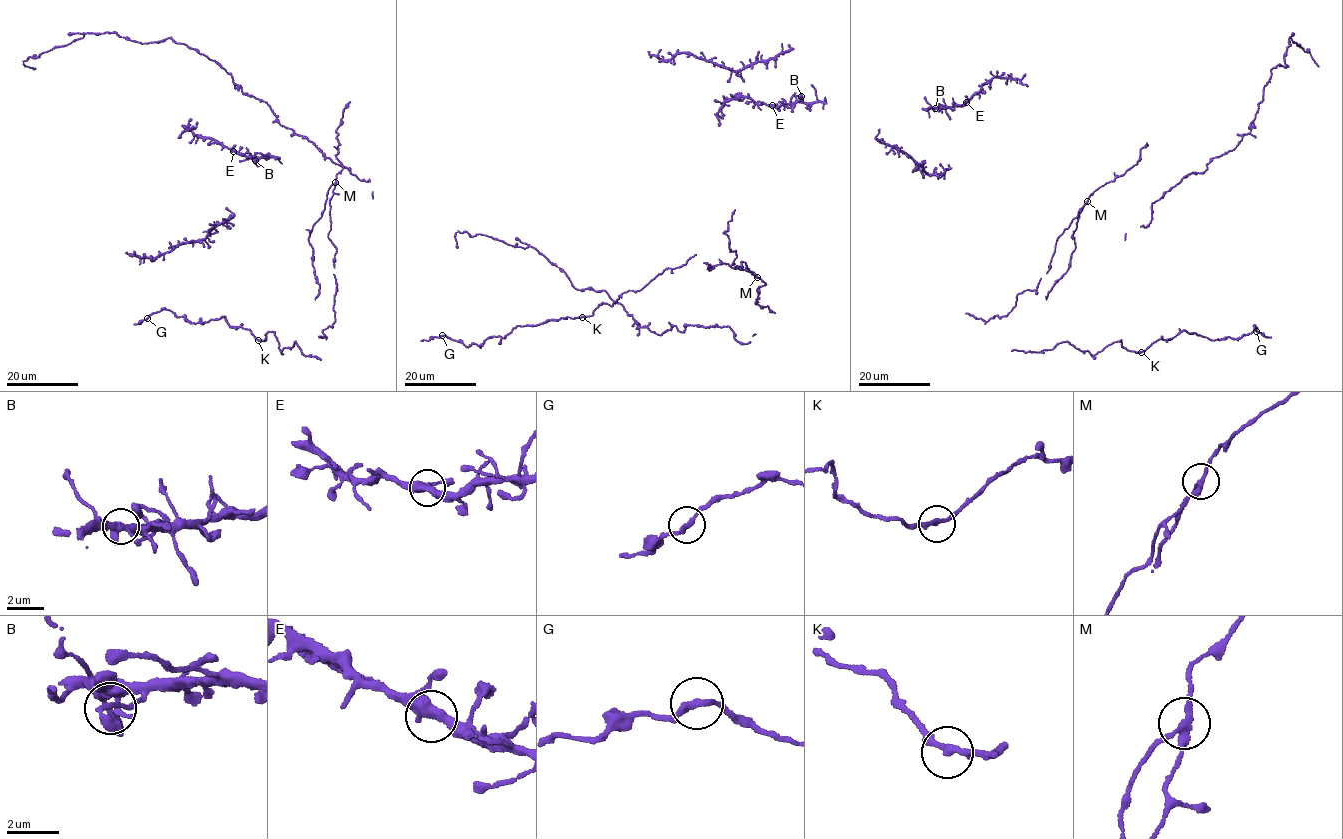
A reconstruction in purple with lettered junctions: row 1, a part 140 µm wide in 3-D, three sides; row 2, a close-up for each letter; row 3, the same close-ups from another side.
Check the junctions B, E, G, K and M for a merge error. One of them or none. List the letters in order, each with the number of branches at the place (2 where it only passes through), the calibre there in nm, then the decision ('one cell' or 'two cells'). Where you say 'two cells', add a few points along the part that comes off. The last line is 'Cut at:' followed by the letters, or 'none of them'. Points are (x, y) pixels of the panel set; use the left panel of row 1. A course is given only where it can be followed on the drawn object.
B: 2 branches meet; 200 nm thick; one cell
E: 3 branches meet; 340 nm thick; one cell
G: 2 branches meet; 240 nm thick; one cell
K: 2 branches meet; 240 nm thick; one cell
M: 3 branches meet; 220 nm thick; two cells; foreign part runs (335, 182), (328, 189), (322, 216), (314, 223), (309, 235), (319, 286), (315, 299)
Cut at: M

